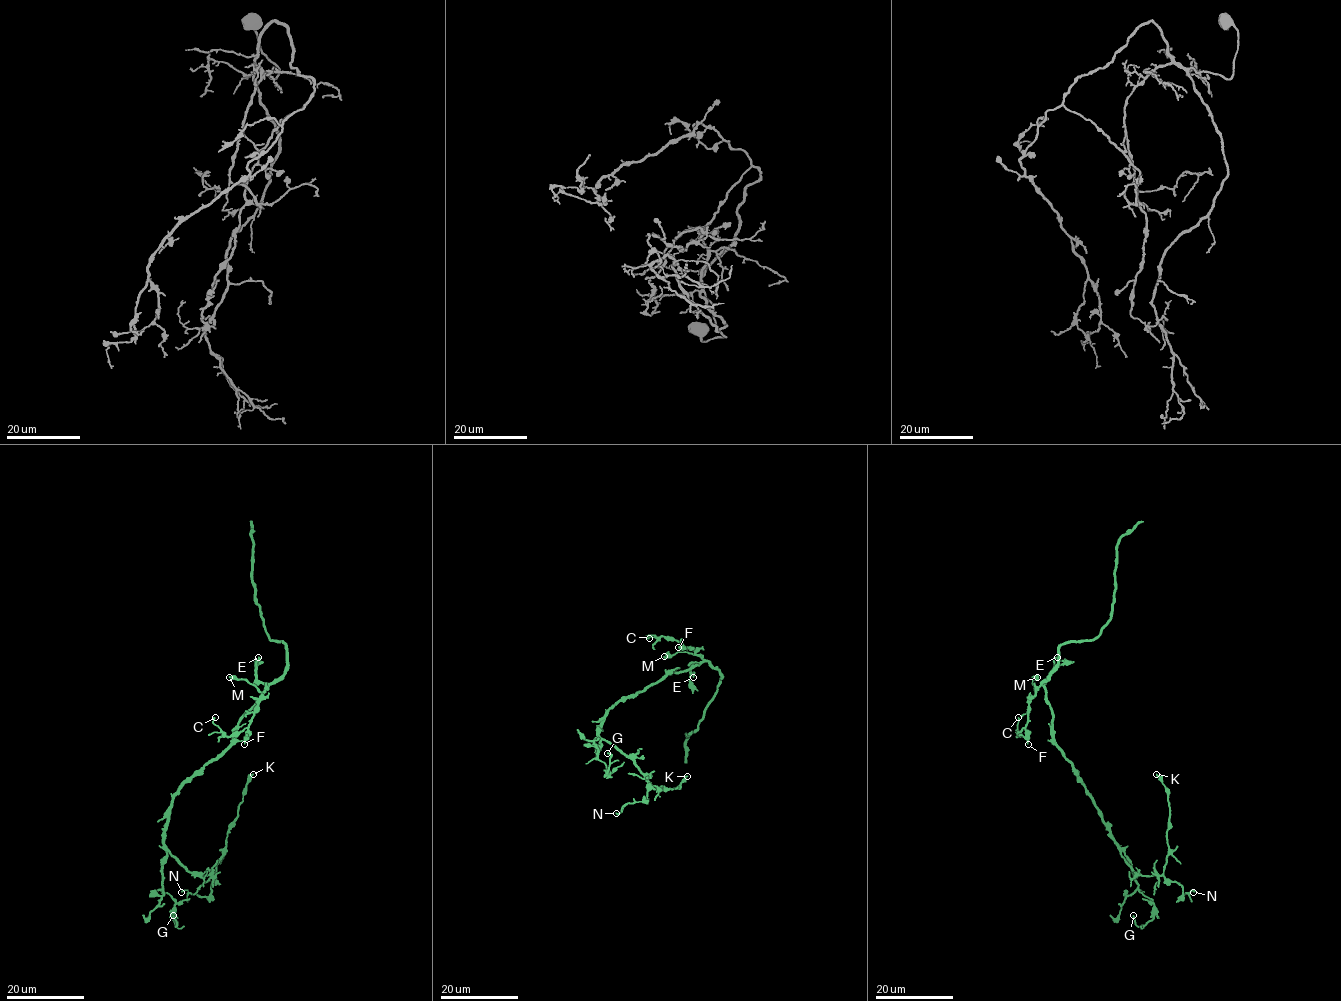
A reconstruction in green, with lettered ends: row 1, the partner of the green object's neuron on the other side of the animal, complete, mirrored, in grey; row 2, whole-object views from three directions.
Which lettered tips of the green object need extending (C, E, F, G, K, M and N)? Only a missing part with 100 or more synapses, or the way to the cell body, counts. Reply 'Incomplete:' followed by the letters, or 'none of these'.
Incomplete: none of these

